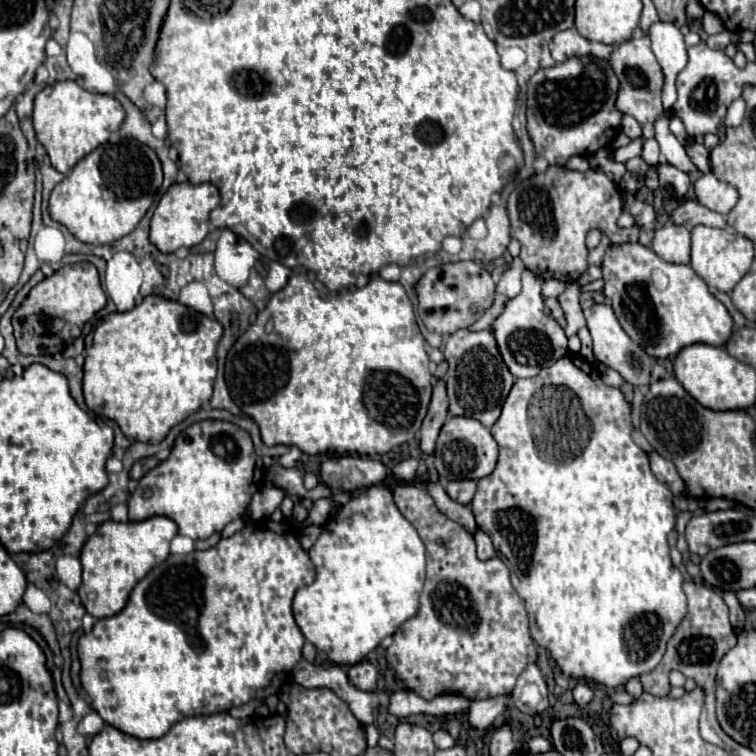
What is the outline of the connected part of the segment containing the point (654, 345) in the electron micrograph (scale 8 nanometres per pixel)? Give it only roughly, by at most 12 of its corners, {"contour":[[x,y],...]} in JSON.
{"contour":[[605,249],[603,293],[651,357],[721,347],[731,315],[689,265]]}

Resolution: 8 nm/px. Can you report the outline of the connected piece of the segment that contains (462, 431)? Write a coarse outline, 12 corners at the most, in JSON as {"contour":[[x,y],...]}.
{"contour":[[447,419],[435,469],[479,481],[497,465],[497,443],[475,419]]}

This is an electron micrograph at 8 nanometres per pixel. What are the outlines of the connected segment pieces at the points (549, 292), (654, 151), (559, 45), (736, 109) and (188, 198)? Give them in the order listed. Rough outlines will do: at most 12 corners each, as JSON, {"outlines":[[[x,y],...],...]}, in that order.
{"outlines":[[[559,279],[543,283],[543,297],[559,297],[565,283]],[[645,139],[641,157],[649,165],[659,161],[659,143]],[[577,29],[559,31],[551,41],[557,63],[587,55],[591,43]],[[735,99],[725,115],[725,127],[739,125],[745,101]],[[175,183],[151,217],[161,253],[191,249],[209,233],[215,185]]]}

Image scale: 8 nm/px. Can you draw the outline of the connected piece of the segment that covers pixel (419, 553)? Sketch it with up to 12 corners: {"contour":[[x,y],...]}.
{"contour":[[387,487],[329,519],[305,639],[365,659],[419,609],[425,545]]}

